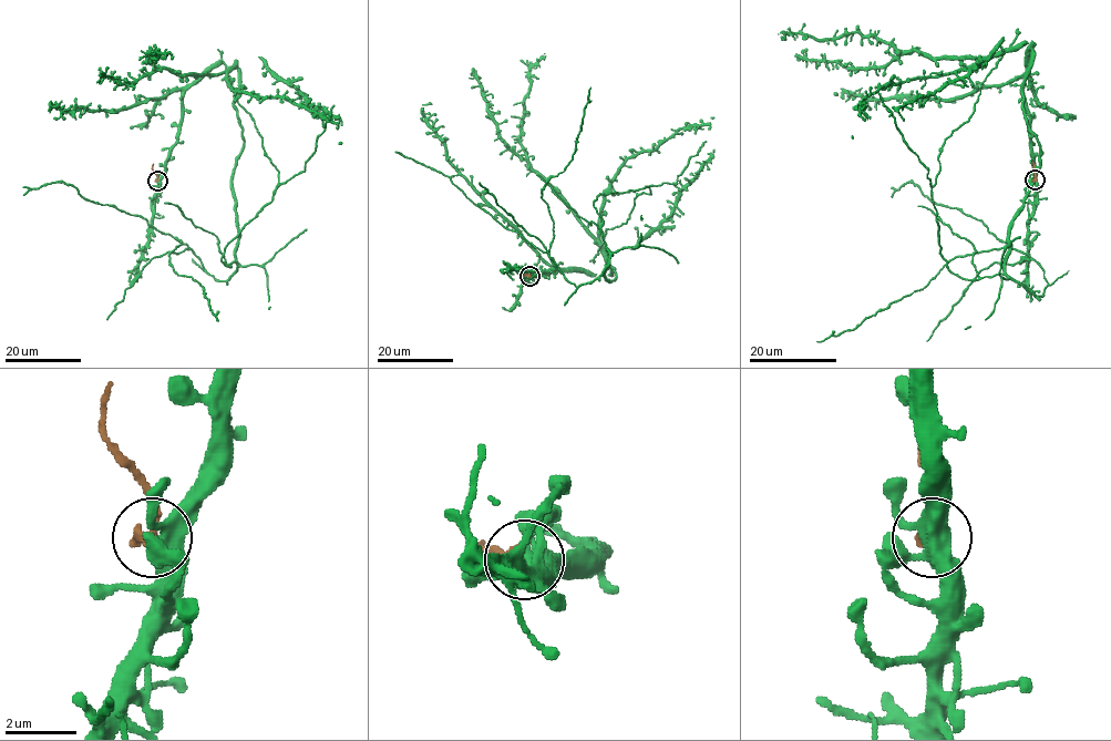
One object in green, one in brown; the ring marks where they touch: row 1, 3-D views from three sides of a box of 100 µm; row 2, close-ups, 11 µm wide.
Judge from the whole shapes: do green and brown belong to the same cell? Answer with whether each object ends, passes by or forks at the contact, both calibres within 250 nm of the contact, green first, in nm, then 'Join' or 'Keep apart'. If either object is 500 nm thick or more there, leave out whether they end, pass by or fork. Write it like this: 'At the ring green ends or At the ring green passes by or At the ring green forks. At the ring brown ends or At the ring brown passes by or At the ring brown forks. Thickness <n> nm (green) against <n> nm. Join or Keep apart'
At the ring green forks. At the ring brown ends. Thickness 480 nm (green) against 360 nm. Keep apart

